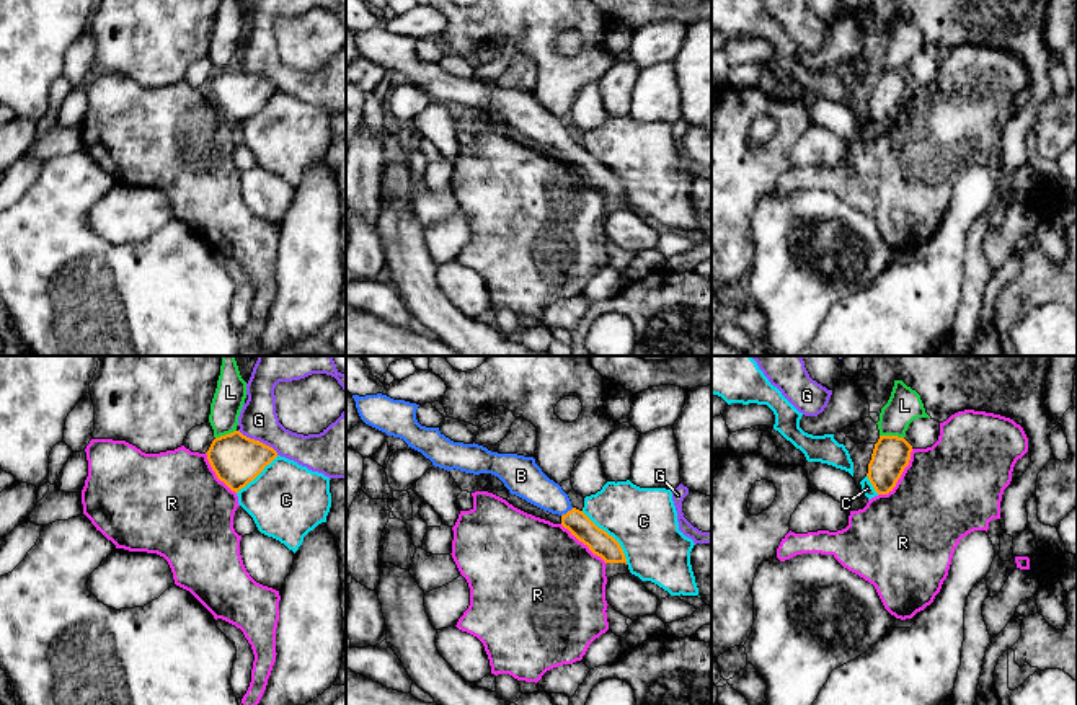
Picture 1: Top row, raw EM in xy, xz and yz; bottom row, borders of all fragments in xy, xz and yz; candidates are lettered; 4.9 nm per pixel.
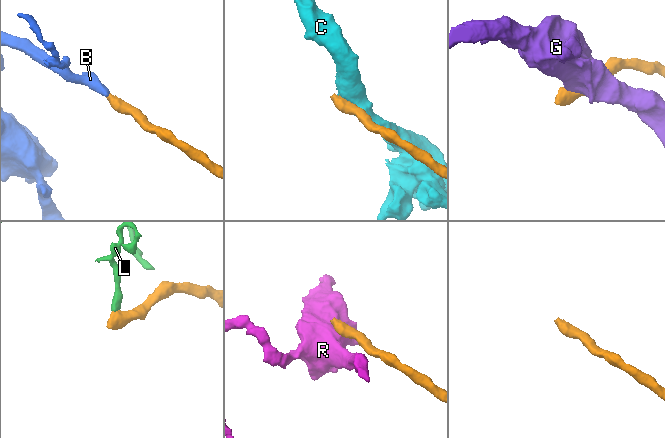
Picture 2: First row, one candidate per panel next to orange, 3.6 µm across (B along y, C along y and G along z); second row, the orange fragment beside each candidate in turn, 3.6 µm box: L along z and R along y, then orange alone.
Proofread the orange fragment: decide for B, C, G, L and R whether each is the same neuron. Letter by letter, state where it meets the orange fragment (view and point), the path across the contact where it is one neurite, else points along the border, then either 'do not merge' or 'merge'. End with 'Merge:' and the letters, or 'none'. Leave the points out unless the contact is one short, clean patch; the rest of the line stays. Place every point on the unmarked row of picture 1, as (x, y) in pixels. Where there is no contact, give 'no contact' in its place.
B: xz (568, 146) | across xz (599, 177), (568, 146), (527, 116) | merge
C: xz (611, 170) | do not merge
G: xy (258, 75) | along xy (239, 64), (268, 79), (278, 88) | do not merge
L: yz (891, 70) | along yz (880, 69), (903, 72) | do not merge
R: yz (901, 108) | along yz (913, 84), (909, 98), (898, 116), (886, 128), (878, 129) | do not merge
Merge: B

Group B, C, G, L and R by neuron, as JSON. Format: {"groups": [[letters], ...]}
{"groups": [["B"], ["C"], ["G"], ["L"], ["R"]]}

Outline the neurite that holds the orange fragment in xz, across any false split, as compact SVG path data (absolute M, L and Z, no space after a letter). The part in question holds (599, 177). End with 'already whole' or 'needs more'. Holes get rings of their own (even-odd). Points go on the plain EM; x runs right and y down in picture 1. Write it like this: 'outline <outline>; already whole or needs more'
outline M352 29L361 54L385 67L403 73L408 82L421 86L434 101L465 108L491 108L498 111L511 129L558 149L561 160L605 197L625 197L620 178L599 163L583 145L571 140L568 129L550 114L534 91L491 86L478 78L454 77L439 62L421 60L416 54L419 39L393 34L387 29Z; needs more

